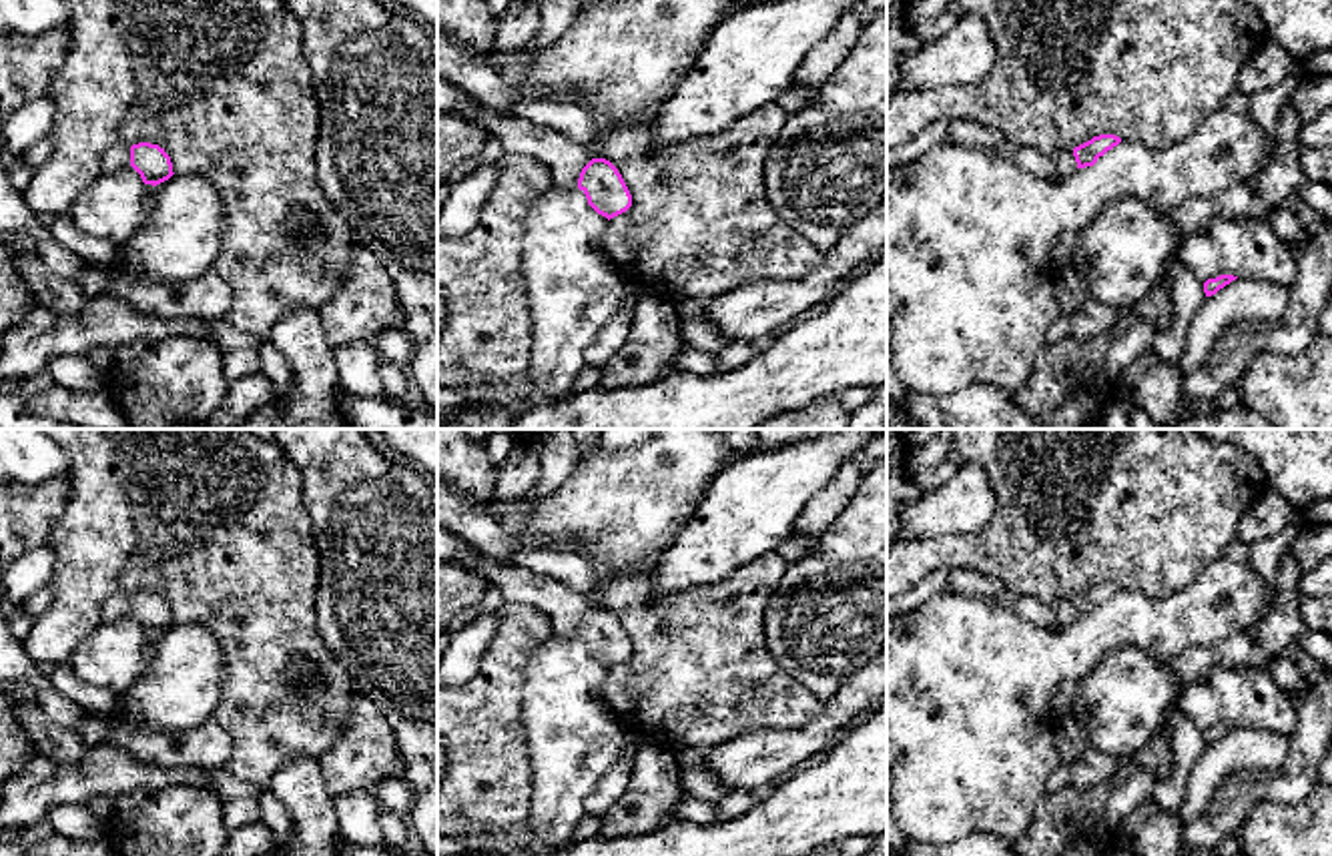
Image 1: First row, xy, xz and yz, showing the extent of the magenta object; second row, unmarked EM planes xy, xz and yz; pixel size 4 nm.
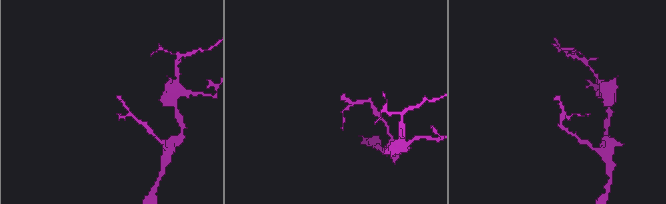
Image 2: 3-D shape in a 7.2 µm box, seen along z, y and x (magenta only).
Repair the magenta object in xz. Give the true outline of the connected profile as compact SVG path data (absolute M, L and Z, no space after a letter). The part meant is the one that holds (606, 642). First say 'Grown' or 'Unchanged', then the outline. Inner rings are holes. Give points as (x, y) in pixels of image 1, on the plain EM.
Grown. M437 527L437 565L461 565L500 587L506 601L542 609L556 635L580 637L588 654L608 670L632 656L632 644L610 609L594 607L558 579L491 559L443 527Z

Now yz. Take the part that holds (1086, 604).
Grown. M1099 583L1075 595L1073 599L1059 601L1053 607L1057 623L1065 627L1073 623L1077 617L1093 615L1099 605L1103 605L1107 599L1111 599L1119 591L1121 587L1115 583Z

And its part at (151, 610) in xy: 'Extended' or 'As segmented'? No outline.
Extended

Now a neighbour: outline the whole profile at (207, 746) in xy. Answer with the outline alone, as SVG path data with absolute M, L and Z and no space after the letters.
M120 712L110 722L108 744L122 748L150 766L213 772L225 768L233 752L229 732L215 720L179 732L140 728Z

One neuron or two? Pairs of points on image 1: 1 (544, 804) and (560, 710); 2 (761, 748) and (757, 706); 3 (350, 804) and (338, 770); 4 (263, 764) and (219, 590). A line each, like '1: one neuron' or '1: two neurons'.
1: one neuron
2: two neurons
3: two neurons
4: one neuron

